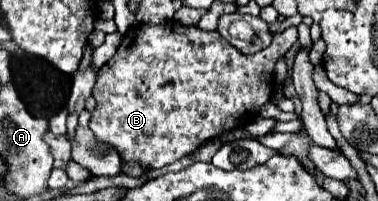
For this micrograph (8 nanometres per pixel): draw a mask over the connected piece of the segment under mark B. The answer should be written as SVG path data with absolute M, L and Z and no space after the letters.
M175 20L161 26L137 24L123 36L115 56L99 70L93 88L97 108L91 114L89 128L101 142L113 144L123 160L139 162L143 168L171 164L197 150L201 142L255 120L259 108L273 96L273 66L277 58L281 58L295 42L297 26L289 26L273 36L269 48L257 54L243 54L219 32L203 32L197 26L181 26Z

